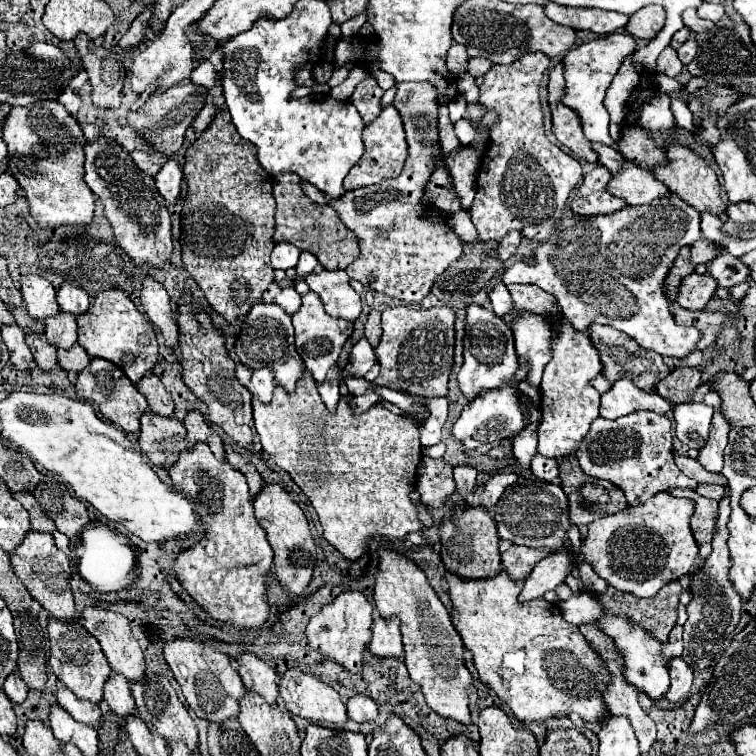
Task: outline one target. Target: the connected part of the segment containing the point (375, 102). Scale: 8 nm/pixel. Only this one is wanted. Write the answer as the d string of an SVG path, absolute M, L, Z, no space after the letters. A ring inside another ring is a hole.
M366 77L354 91L352 95L352 103L358 109L358 113L362 115L362 119L366 123L370 123L372 119L378 117L380 107L380 97L384 95L384 89L374 81L374 77Z

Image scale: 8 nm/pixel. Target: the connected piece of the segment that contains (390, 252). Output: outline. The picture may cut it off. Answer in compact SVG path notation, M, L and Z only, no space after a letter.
M422 81L422 83L400 83L398 85L398 93L394 99L394 107L398 109L404 129L406 129L406 141L408 141L408 159L404 163L402 173L396 179L386 179L382 183L376 185L368 185L368 187L360 187L354 191L346 191L342 197L338 199L328 199L324 191L320 191L318 187L310 185L310 183L302 183L304 193L314 201L314 203L324 203L330 205L338 211L340 219L344 221L344 225L348 229L352 229L356 233L356 237L360 239L360 257L346 269L350 279L358 279L362 285L370 287L372 291L384 293L388 297L394 299L402 299L410 305L420 303L428 293L430 287L434 283L434 279L452 263L462 255L462 239L454 233L454 229L450 229L448 223L448 215L442 217L438 209L434 209L432 205L422 203L422 197L426 193L426 185L430 181L430 175L436 171L436 167L440 165L442 159L442 145L440 145L440 135L438 135L438 89L434 89L434 85L430 85L430 81Z

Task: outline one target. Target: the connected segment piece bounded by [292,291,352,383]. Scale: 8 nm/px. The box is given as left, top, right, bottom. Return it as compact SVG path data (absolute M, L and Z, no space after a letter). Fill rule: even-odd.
M312 291L302 295L302 307L298 309L298 313L292 315L292 323L296 329L296 351L304 359L306 369L312 373L316 383L322 383L326 379L326 373L332 369L332 365L336 365L338 355L352 333L352 323L330 317L322 307L322 299Z

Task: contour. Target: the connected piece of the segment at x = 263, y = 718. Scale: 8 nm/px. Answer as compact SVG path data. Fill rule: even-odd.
M258 693L242 697L238 721L258 751L298 751L302 739L286 711L268 705Z

